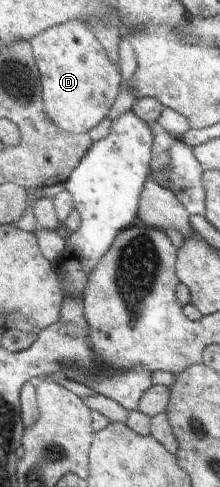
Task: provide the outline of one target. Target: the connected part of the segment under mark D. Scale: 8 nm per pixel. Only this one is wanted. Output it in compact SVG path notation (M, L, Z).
M69 20L65 23L48 27L41 35L29 39L36 66L40 71L42 98L45 101L45 111L63 131L71 134L87 134L90 129L99 125L108 117L110 109L120 92L122 73L105 53L102 43L96 35L79 20Z

